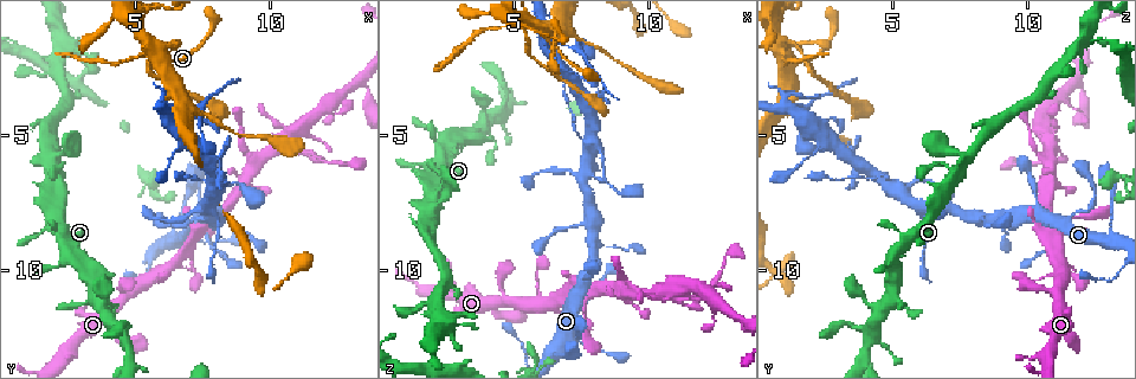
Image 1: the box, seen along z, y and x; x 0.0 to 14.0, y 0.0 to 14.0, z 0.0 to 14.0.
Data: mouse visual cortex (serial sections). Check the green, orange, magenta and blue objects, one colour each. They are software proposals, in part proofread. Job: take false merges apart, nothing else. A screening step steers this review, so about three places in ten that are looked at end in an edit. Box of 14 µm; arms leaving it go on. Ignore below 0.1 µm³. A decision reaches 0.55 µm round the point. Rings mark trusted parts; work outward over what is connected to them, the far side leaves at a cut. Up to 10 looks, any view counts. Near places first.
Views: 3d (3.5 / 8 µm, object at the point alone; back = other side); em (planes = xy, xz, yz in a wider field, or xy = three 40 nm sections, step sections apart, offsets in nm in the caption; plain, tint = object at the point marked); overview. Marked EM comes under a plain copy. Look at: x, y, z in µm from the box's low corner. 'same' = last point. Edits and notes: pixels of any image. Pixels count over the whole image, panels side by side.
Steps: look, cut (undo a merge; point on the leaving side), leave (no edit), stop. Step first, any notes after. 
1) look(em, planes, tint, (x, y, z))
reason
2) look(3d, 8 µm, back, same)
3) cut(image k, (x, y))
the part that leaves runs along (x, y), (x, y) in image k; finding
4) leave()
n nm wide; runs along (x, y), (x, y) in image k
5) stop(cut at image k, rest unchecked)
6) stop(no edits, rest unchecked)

look(3d, 8 µm, (10.7, 5.4, 11.0))
three-way junction

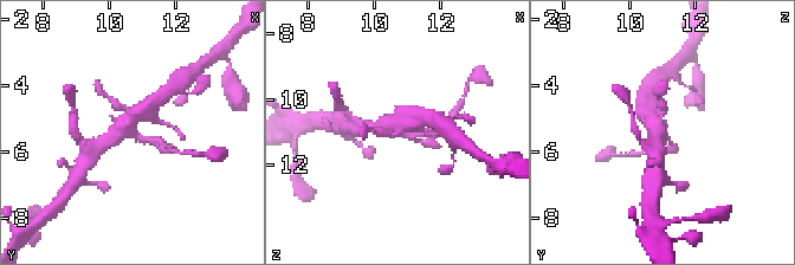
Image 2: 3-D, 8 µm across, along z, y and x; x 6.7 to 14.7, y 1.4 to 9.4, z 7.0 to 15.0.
look(em, xy, step 5, tint, (10.6, 5.3, 11.0))

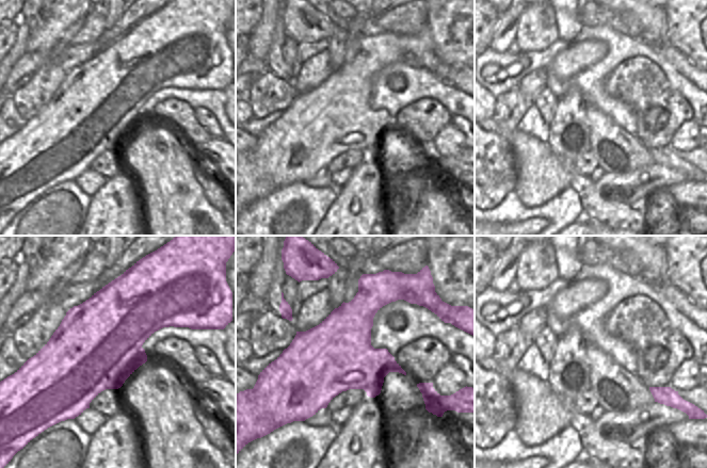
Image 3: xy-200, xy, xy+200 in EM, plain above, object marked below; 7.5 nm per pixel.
cut(image 2, (453, 111))
a second cell is stuck on

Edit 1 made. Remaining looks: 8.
look(3d, 3.5 µm, (13.3, 3.1, 11.7))
branch point

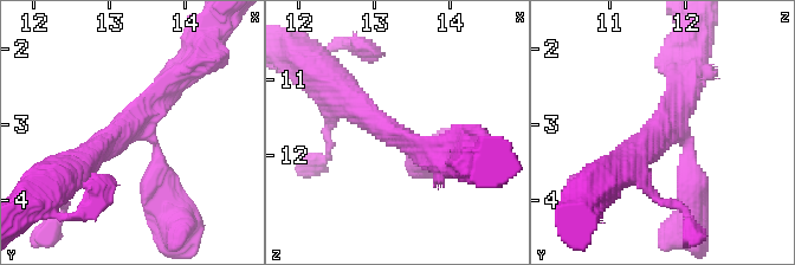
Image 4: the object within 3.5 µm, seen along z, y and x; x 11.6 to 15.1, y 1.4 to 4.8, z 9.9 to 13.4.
look(em, xy, step 2, tint, (13.30, 3.05, 11.75))
3 arms; arms of 200, 350, 350 nm

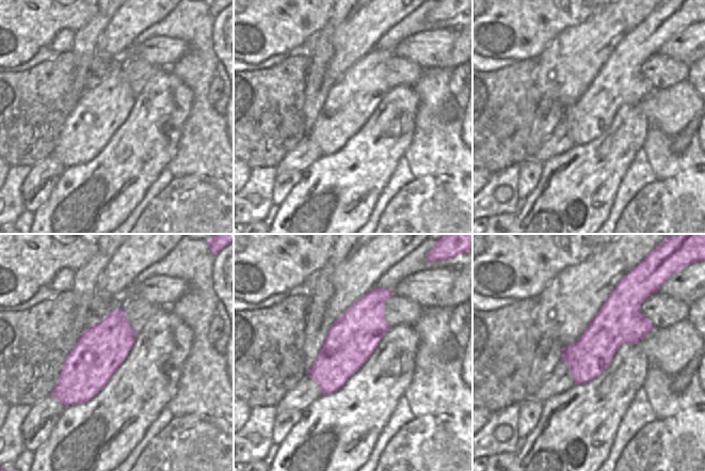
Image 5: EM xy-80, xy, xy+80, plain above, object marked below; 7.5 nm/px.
leave()
runs along (341, 90), (417, 150), (420, 162) in image 4; all the same cell

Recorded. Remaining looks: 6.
look(3d, 3.5 µm, (7.1, 4.0, 1.7))

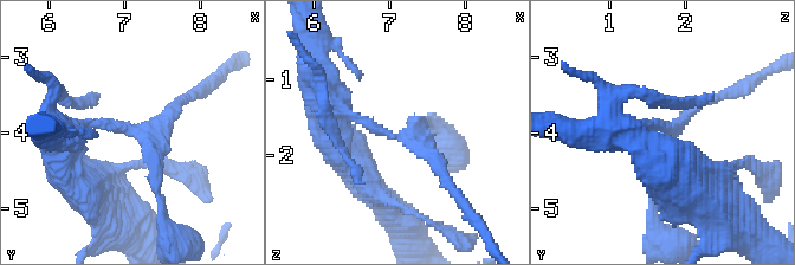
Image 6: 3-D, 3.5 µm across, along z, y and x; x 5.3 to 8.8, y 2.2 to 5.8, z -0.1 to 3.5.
look(em, xy, step 1, tint, (7.15, 4.00, 1.75))
now the EM

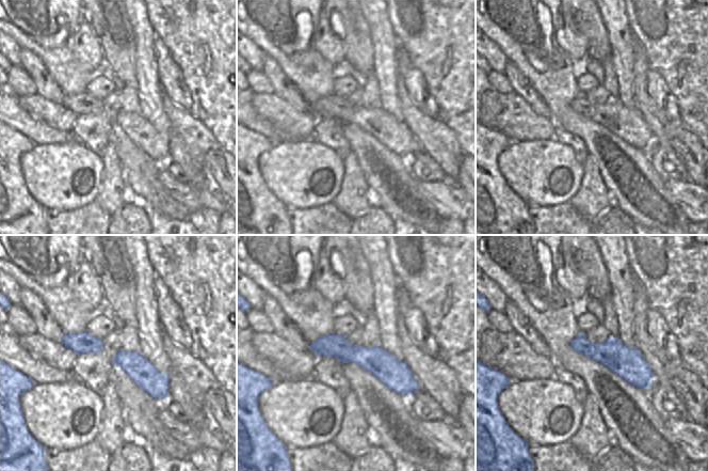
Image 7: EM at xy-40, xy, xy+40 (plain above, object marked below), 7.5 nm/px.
cut(image 6, (168, 110))
border along (347, 342), (349, 362) in image 7; two cells meet here

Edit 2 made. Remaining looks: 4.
look(overview)

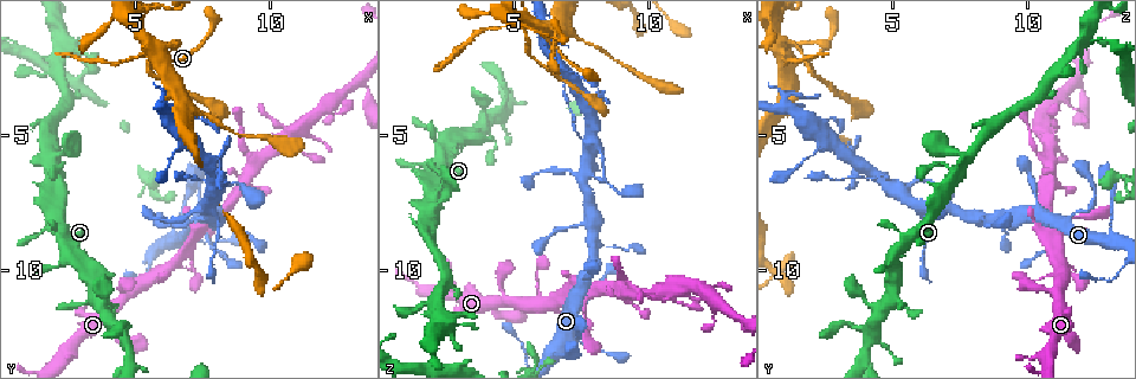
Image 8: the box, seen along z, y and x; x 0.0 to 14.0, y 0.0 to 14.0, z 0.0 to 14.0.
look(3d, 8 µm, (6.0, 2.2, 1.1))
abrupt turn

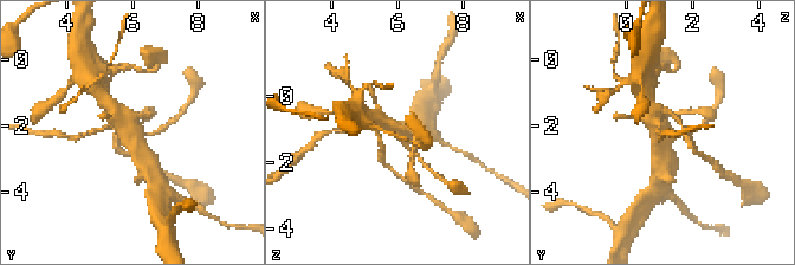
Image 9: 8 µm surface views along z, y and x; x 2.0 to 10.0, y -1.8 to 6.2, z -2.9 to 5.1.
look(3d, 3.5 µm, (6.2, 2.2, 1.1))
closer look

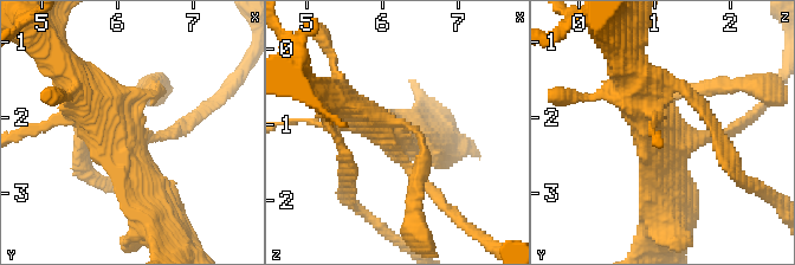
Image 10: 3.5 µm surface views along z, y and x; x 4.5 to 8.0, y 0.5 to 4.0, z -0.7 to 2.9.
look(em, xy, step 5, tint, (6.10, 2.25, 1.10))
need the tissue

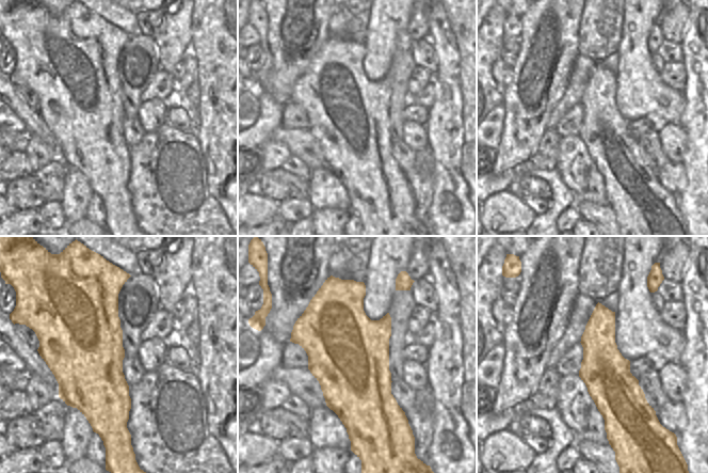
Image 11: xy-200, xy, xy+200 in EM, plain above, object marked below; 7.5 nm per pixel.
leave()
runs along (438, 195), (390, 135), (340, 102) in image 10; all the same cell

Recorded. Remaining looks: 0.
stop(cut at image 2, cut at image 6, rest unchecked)

